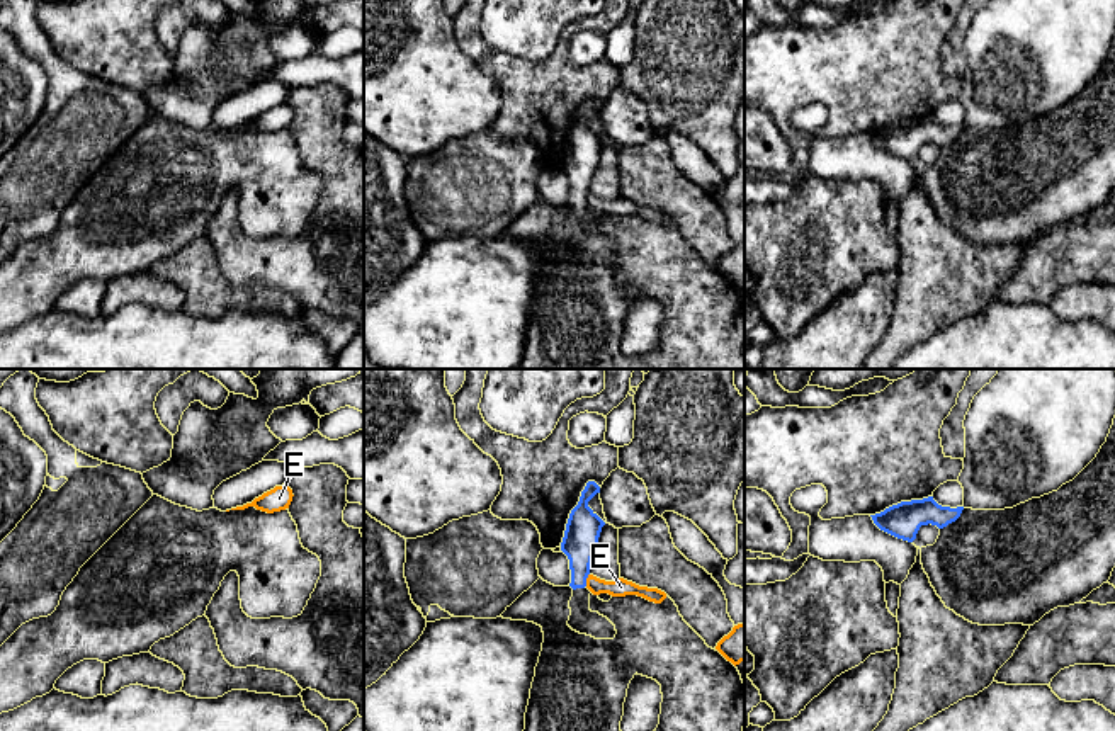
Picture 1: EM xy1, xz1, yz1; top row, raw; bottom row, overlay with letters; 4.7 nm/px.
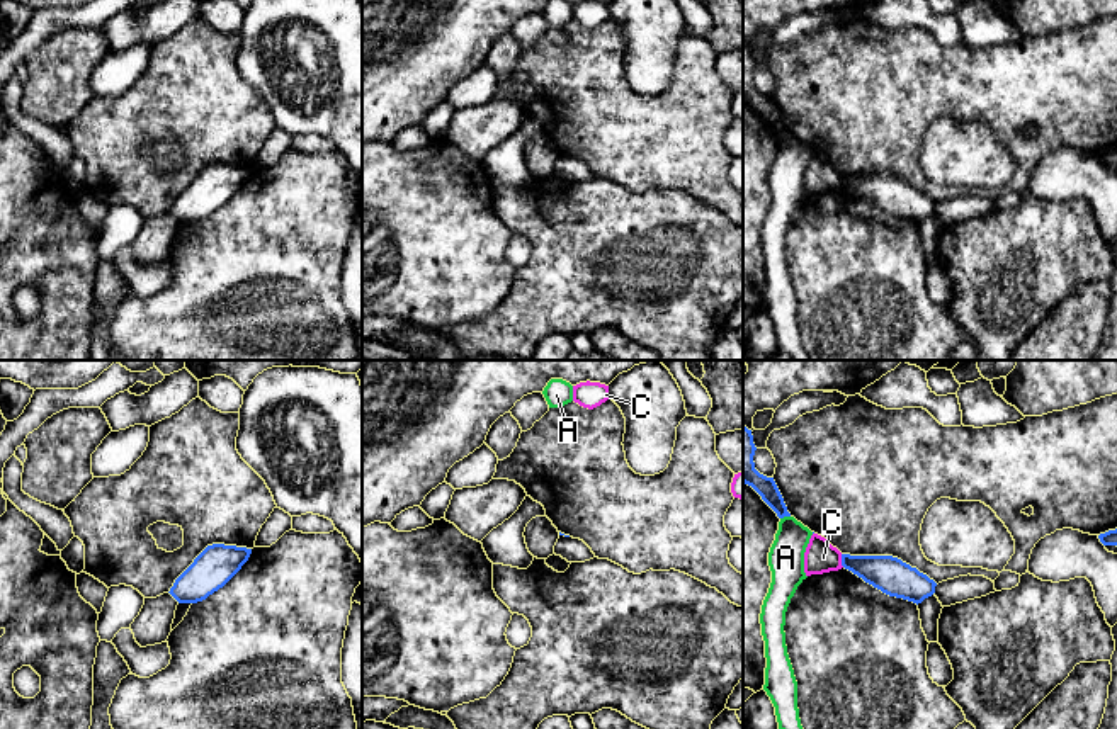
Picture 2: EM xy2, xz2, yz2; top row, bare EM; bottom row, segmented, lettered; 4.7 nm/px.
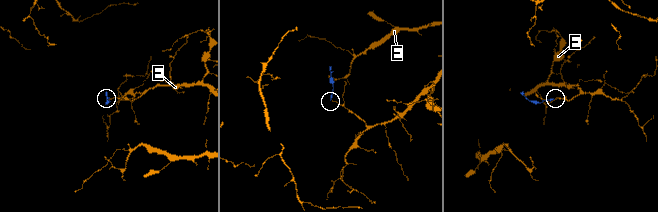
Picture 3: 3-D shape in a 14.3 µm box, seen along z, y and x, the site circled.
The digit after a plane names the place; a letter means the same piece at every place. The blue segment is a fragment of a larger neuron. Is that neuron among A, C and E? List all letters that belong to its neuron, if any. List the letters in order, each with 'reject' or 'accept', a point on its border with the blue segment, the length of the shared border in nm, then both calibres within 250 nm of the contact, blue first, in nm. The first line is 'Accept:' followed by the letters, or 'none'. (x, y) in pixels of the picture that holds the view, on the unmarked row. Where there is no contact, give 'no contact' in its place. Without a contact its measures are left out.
Accept: none
A: reject; contact yz2 (784, 135); length 50 nm; calibres 100 and 170 nm
C: reject; contact yz2 (842, 180); length 70 nm; calibres 170 and 150 nm
E: reject; contact xz1 (585, 199); length 70 nm; calibres 170 and 90 nm

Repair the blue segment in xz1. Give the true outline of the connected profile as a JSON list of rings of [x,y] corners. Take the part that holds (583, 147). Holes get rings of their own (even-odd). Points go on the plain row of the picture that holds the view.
[[[588,100],[581,110],[578,124],[571,129],[561,170],[569,178],[573,216],[569,219],[571,235],[568,245],[595,258],[614,258],[615,245],[598,231],[590,230],[590,209],[586,197],[605,141],[588,126],[588,121],[600,112],[595,100]]]

